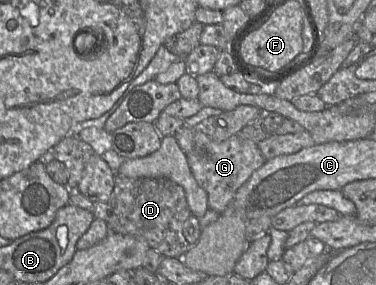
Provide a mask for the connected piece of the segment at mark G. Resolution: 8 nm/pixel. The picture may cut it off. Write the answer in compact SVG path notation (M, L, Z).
M201 127L196 129L194 147L187 154L187 162L194 178L199 186L207 192L209 209L219 214L225 212L232 205L237 190L265 161L258 144L252 140L233 135L224 141L215 141Z

